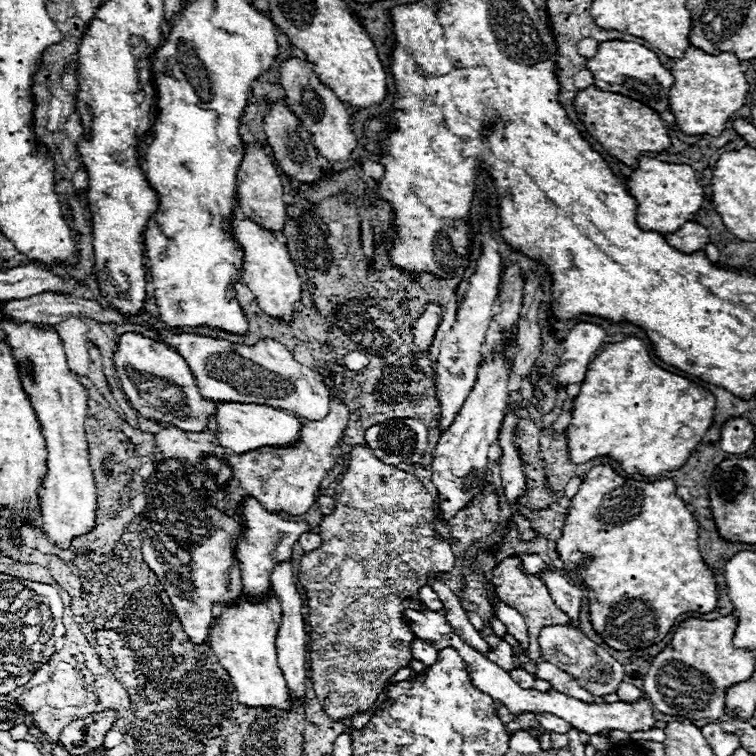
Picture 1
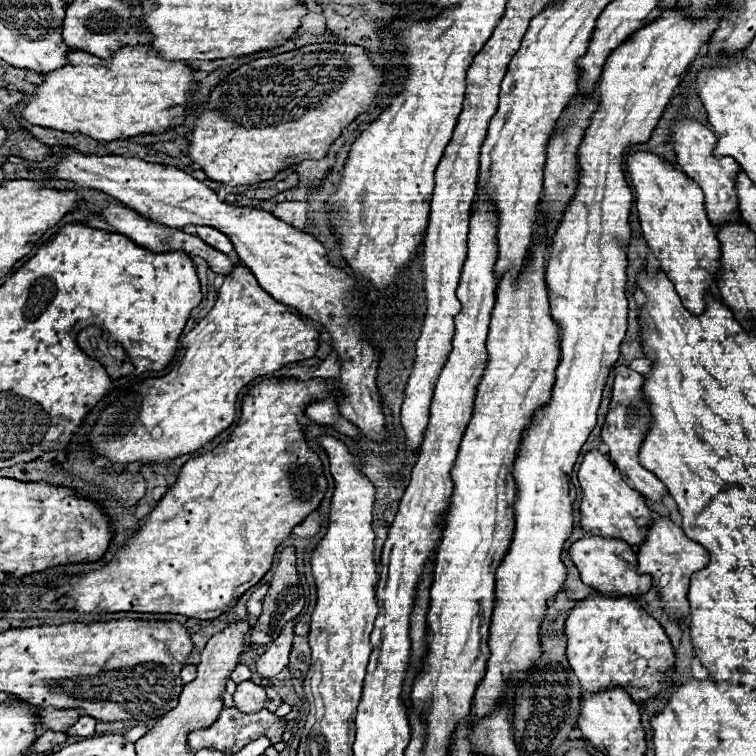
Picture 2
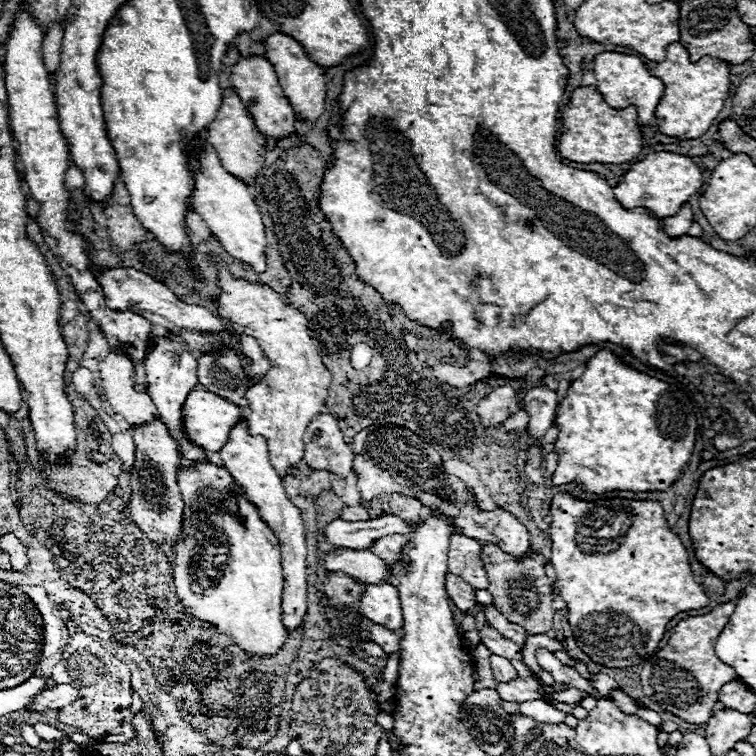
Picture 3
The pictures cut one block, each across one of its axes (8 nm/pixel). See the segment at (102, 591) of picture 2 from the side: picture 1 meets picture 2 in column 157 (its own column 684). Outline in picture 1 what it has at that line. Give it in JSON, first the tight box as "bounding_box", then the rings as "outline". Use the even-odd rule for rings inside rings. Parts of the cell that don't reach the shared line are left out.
{"bounding_box":[556,464,718,652],"outline":[[[600,464],[594,466],[588,474],[582,476],[582,484],[576,492],[576,496],[570,500],[570,508],[568,508],[568,516],[566,522],[562,526],[562,538],[556,542],[556,550],[560,554],[560,560],[566,564],[564,568],[568,570],[568,576],[576,582],[576,584],[584,584],[588,590],[592,590],[596,596],[586,596],[588,598],[588,614],[590,614],[590,624],[594,628],[594,632],[614,650],[626,652],[626,650],[644,650],[650,648],[652,644],[658,644],[676,624],[676,618],[684,612],[712,612],[716,608],[716,600],[718,600],[718,590],[716,590],[716,582],[714,582],[714,574],[712,570],[704,564],[700,550],[698,550],[698,522],[696,518],[688,512],[686,504],[676,496],[676,486],[672,480],[664,478],[658,482],[638,482],[638,480],[628,480],[618,476],[608,464]]]}

